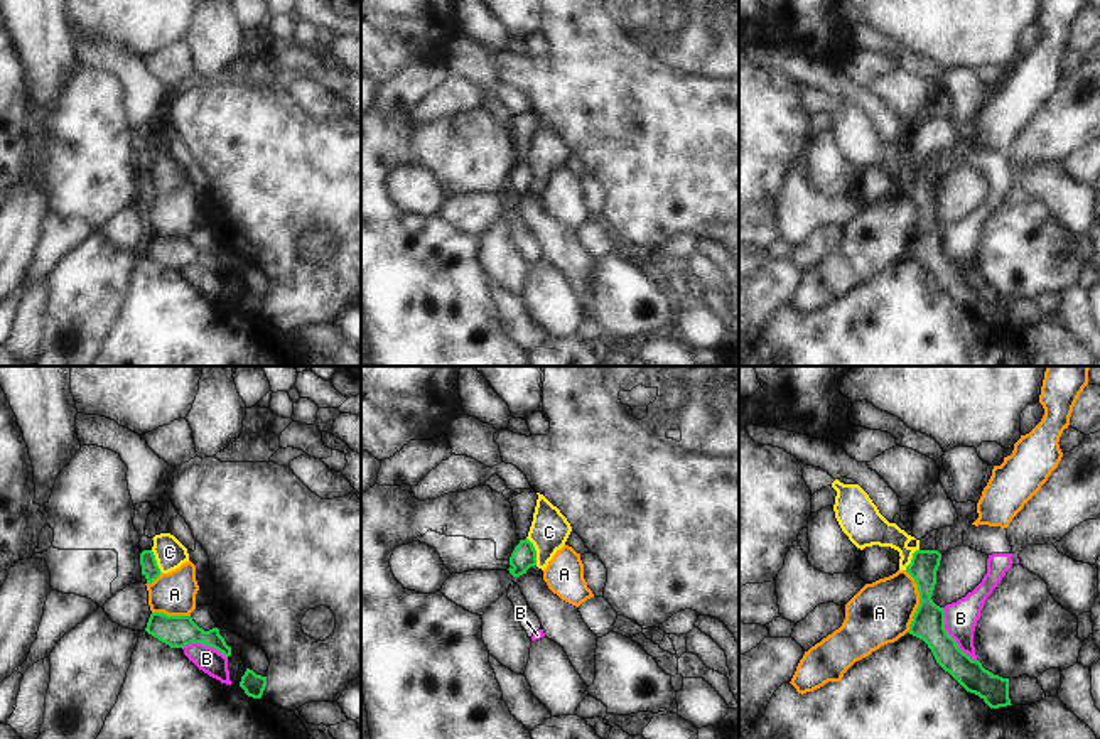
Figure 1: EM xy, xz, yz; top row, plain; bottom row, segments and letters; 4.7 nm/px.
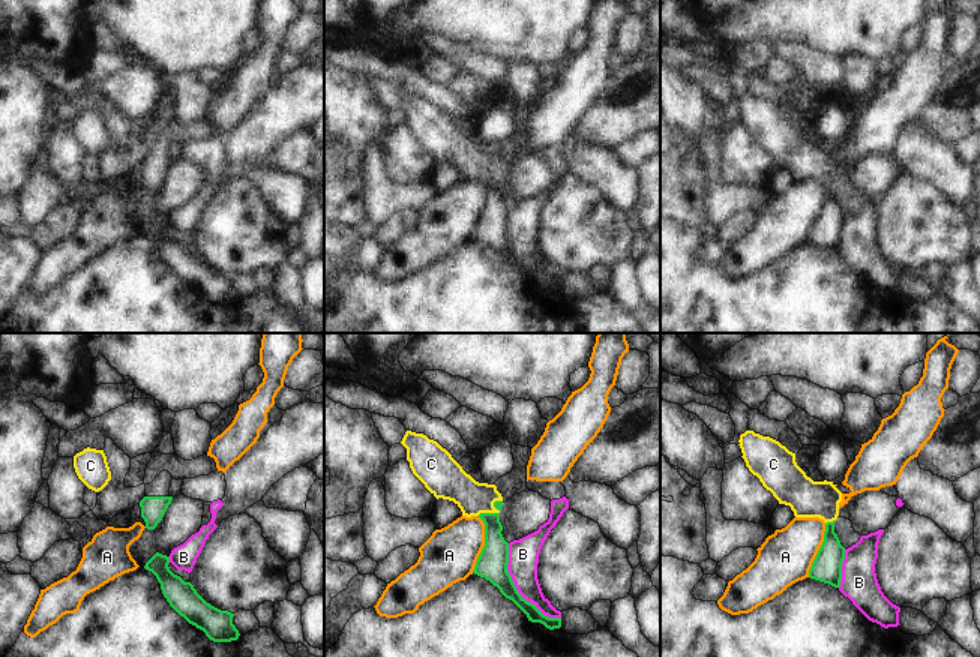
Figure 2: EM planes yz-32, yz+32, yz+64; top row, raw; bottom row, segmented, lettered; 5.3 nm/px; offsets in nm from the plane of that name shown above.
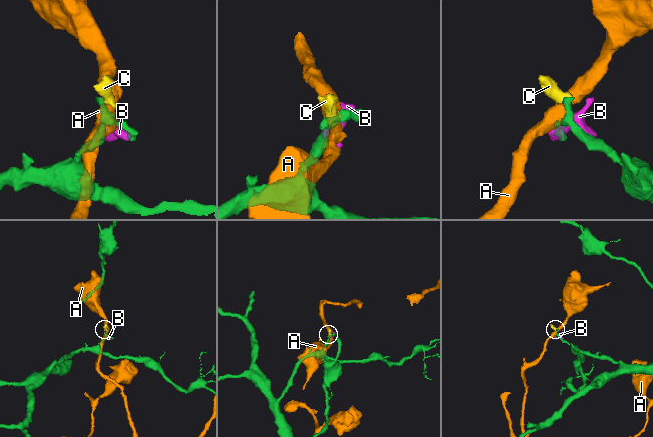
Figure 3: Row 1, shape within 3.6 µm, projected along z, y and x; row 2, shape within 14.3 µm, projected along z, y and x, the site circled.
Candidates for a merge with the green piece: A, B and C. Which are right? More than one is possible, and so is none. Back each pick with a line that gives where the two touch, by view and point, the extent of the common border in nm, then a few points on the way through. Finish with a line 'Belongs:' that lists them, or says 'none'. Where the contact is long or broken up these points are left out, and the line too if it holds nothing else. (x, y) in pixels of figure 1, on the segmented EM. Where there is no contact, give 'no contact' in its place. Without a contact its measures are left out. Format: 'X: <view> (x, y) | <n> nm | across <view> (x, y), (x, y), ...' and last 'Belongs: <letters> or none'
Belongs: none

